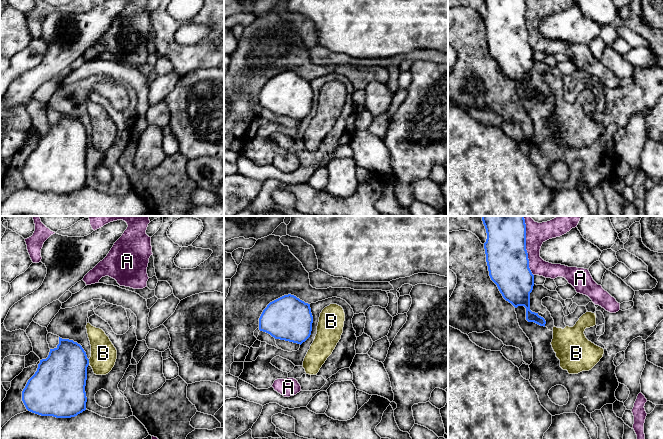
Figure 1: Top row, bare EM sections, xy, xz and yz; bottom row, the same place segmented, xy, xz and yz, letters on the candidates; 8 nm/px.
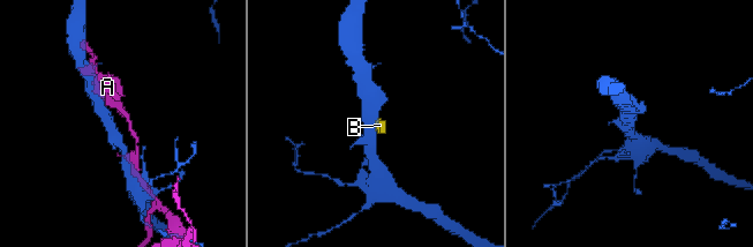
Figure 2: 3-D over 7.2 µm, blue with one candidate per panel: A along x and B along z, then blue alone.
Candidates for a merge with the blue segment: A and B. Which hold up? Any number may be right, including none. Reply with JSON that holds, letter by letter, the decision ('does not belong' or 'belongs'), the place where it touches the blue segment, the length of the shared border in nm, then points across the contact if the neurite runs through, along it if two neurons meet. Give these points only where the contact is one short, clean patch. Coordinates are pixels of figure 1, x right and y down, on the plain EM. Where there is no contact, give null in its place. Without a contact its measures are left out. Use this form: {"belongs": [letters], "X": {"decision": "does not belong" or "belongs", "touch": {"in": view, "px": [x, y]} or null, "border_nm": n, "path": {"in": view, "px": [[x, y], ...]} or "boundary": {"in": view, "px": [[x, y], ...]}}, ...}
{"belongs": [], "A": {"decision": "does not belong", "touch": {"in": "yz", "px": [526, 26]}, "border_nm": 420}, "B": {"decision": "does not belong", "touch": {"in": "xy", "px": [88, 137]}, "border_nm": 40, "boundary": {"in": "xy", "px": [[88, 135], [89, 139]]}}}

